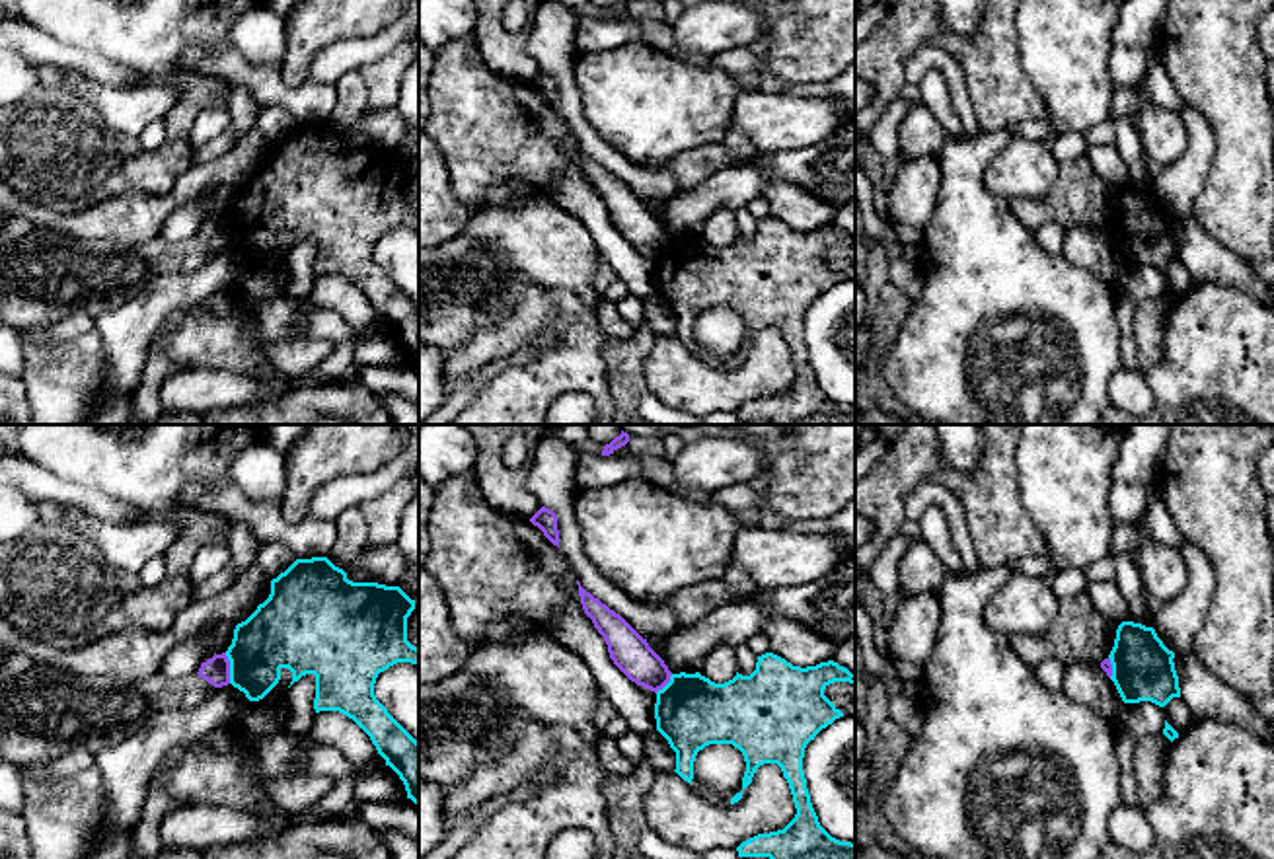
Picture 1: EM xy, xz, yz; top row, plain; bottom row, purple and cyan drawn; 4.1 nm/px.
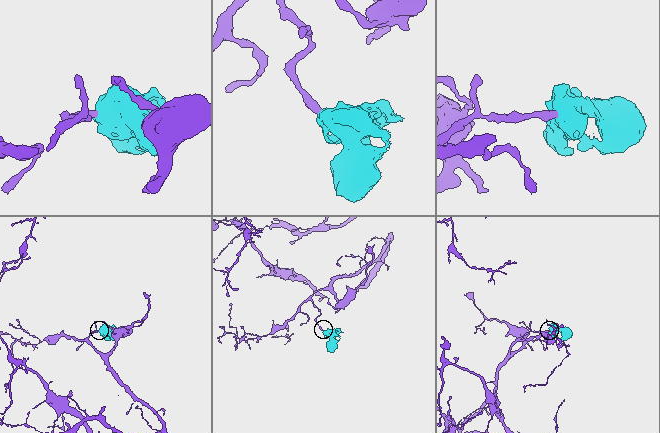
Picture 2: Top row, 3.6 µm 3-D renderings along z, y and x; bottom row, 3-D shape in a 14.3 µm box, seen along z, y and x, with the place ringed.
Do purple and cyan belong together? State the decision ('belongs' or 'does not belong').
does not belong

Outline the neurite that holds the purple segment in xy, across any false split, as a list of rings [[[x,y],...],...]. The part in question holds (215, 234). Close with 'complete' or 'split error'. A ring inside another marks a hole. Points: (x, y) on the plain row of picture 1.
[[[226,216],[214,218],[206,226],[203,226],[197,238],[208,247],[212,247],[214,251],[228,249],[230,247],[230,224]]] | complete

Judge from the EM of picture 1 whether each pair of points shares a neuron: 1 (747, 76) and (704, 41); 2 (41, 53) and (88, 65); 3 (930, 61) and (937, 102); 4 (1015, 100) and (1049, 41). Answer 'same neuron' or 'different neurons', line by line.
1: different neurons
2: same neuron
3: different neurons
4: different neurons

